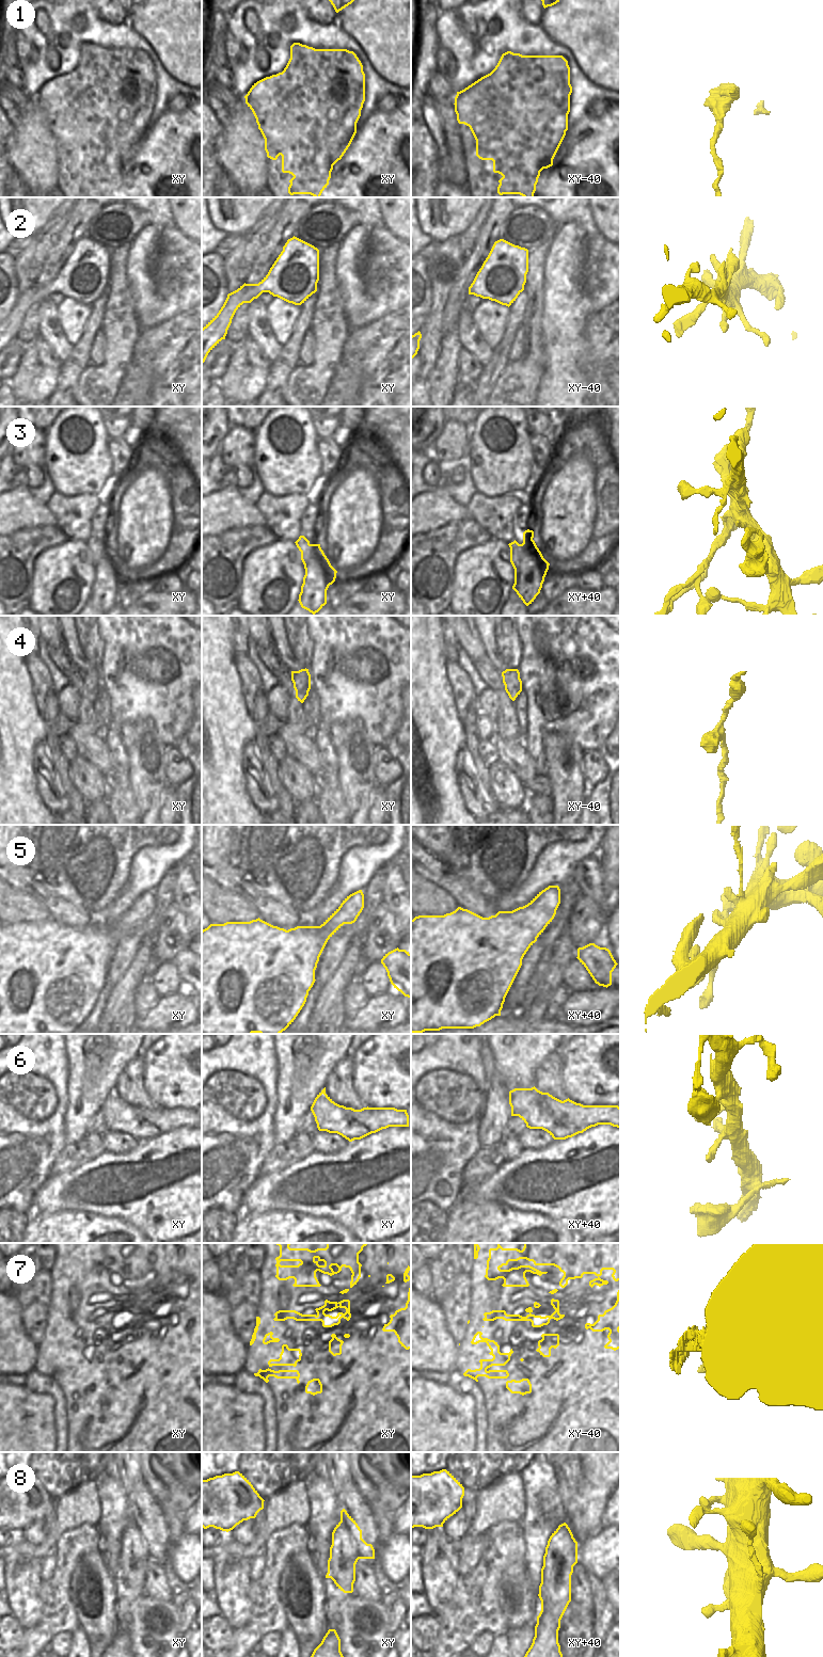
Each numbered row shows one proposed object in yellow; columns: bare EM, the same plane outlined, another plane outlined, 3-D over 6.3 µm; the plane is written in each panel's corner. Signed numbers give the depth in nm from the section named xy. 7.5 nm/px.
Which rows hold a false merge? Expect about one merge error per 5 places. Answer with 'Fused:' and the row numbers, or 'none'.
Fused: 1, 3

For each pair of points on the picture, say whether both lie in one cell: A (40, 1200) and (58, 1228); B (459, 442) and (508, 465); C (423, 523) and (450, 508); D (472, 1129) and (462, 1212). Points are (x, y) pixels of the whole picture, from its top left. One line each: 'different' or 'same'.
A: different
B: different
C: same
D: different

